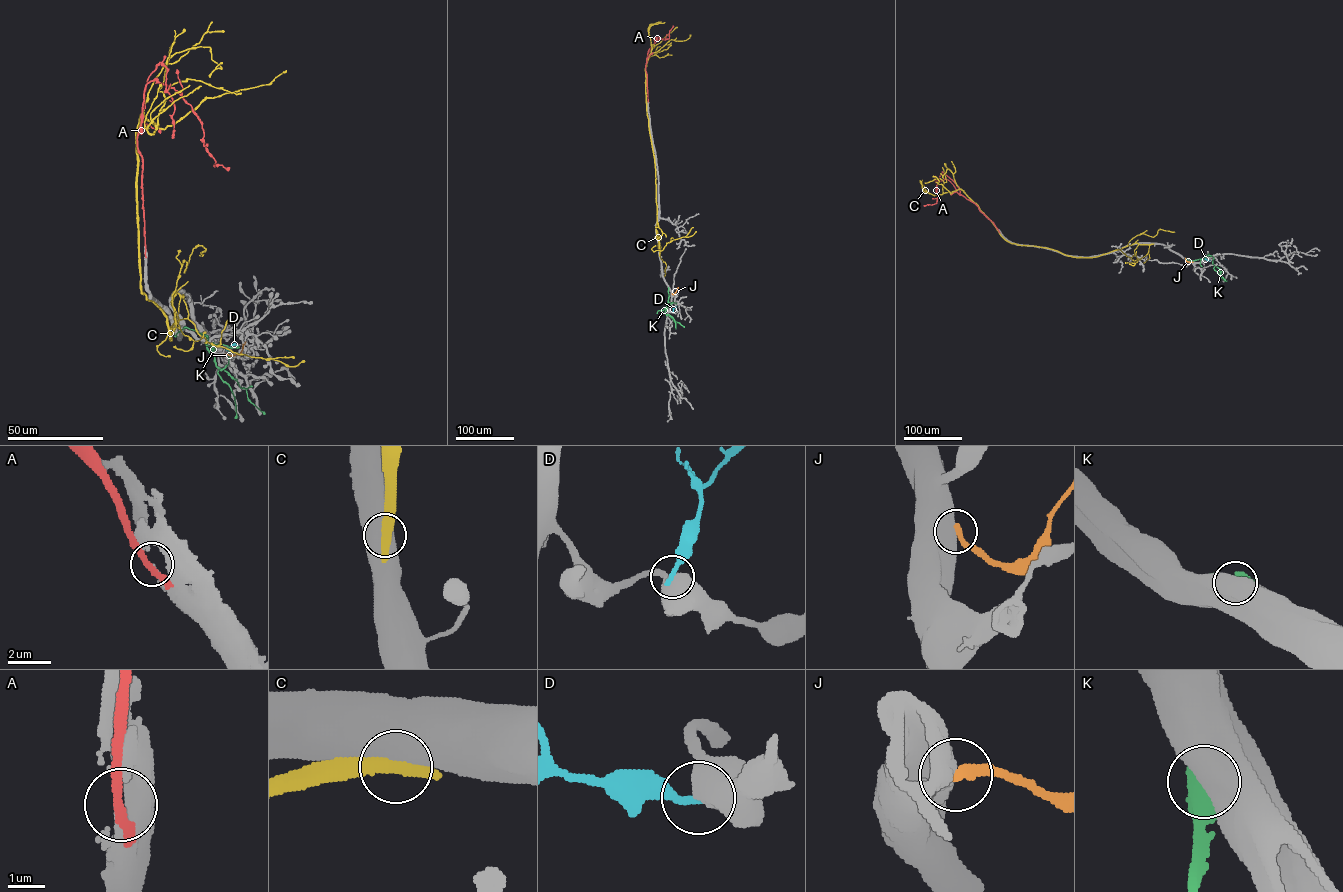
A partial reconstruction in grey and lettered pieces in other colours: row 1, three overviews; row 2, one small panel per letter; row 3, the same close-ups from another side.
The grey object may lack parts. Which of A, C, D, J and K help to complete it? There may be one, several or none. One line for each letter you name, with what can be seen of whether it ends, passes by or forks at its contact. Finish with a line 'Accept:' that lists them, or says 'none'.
Accept: none

